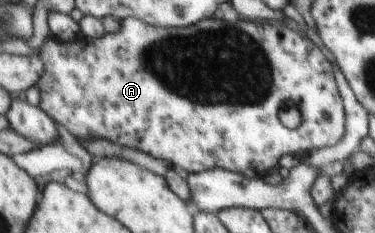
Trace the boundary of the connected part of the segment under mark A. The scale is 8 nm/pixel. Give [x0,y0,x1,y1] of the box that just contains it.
[37,17,346,179]

